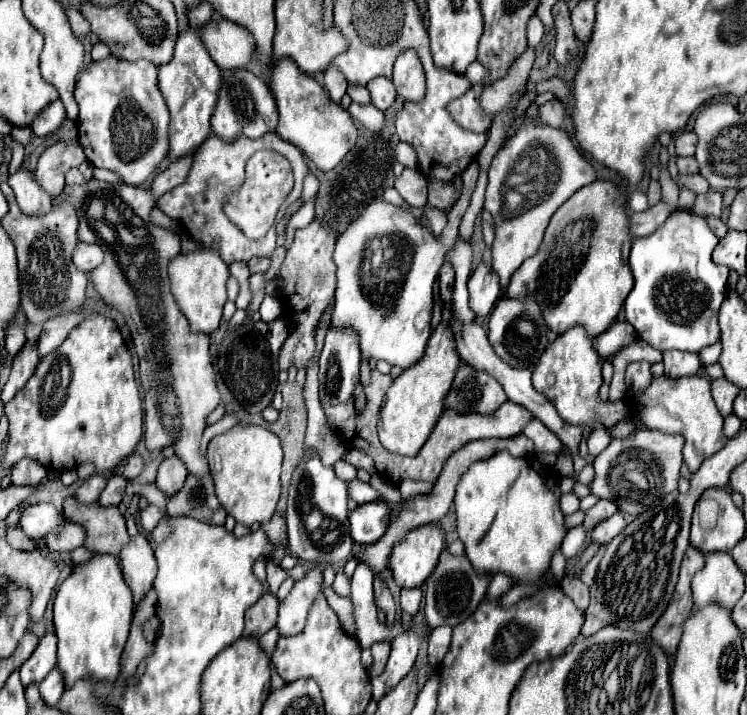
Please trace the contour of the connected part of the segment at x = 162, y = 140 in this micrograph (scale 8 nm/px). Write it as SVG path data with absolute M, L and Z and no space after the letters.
M116 56L106 58L104 62L90 62L80 74L74 96L80 108L78 130L80 144L88 162L94 168L106 168L116 172L130 186L144 186L158 166L168 156L168 106L158 90L158 68L148 60L126 62Z

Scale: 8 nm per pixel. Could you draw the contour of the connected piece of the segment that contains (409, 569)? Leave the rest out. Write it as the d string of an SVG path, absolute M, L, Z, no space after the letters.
M424 524L410 530L390 554L390 570L400 588L422 586L444 550L444 528Z

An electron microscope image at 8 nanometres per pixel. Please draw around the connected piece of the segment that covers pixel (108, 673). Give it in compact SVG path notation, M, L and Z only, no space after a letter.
M96 554L88 562L74 566L72 574L60 584L54 598L58 668L62 668L66 688L84 676L92 676L96 682L118 678L120 656L130 632L132 614L132 592L124 580L122 566L116 556Z

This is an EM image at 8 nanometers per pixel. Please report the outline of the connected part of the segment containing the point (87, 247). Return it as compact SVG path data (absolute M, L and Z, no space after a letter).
M80 242L74 248L74 256L72 256L76 268L80 268L82 272L92 272L94 268L98 268L104 260L104 252L98 244L84 244Z

